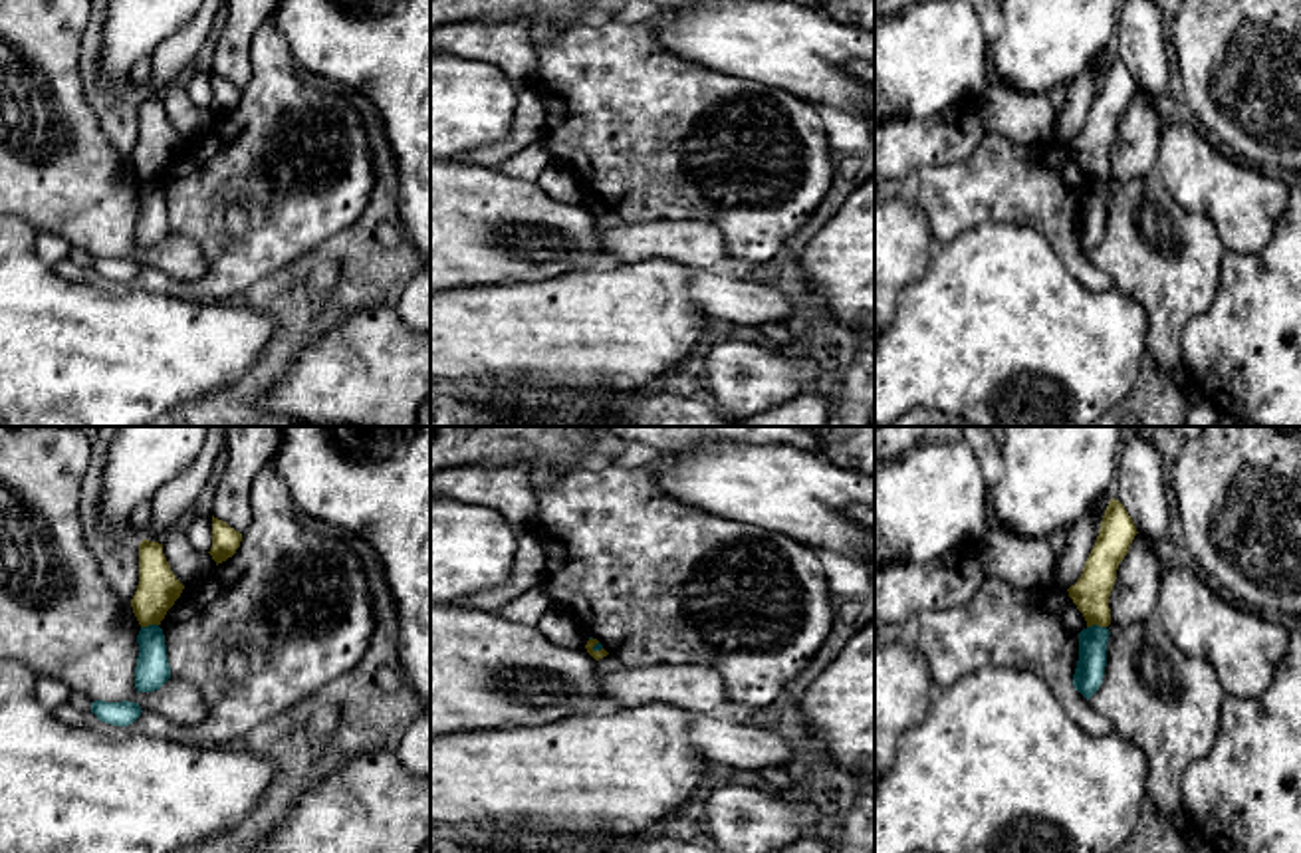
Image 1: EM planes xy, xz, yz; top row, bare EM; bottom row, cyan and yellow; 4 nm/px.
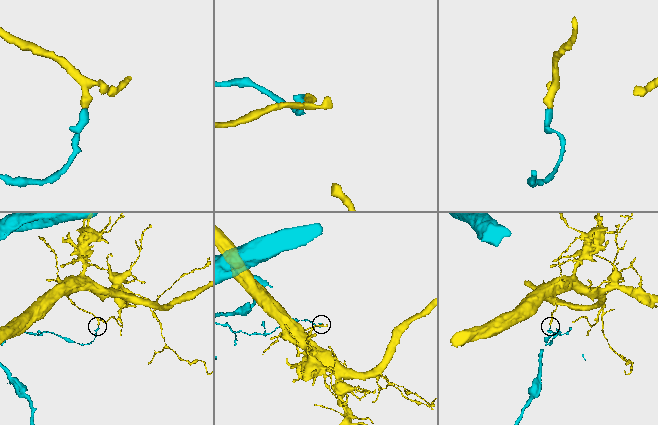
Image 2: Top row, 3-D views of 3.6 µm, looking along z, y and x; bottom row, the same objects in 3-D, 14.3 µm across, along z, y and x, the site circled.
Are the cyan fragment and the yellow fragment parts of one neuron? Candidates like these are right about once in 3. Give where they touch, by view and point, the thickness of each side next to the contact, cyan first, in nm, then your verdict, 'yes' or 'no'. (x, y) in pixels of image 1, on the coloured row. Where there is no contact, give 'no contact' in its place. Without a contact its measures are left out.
yz (1095, 625) | 120/150 nm | no

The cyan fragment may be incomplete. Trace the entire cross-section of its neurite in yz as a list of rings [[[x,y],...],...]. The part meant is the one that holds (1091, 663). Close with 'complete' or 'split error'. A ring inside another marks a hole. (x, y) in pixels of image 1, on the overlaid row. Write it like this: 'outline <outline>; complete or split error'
outline [[[1099,625],[1087,627],[1079,633],[1079,661],[1073,674],[1073,686],[1087,700],[1103,682],[1109,635],[1109,629]]]; complete

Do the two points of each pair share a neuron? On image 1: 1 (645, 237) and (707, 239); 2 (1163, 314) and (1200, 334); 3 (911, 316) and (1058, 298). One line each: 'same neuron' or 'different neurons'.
1: same neuron
2: different neurons
3: same neuron

